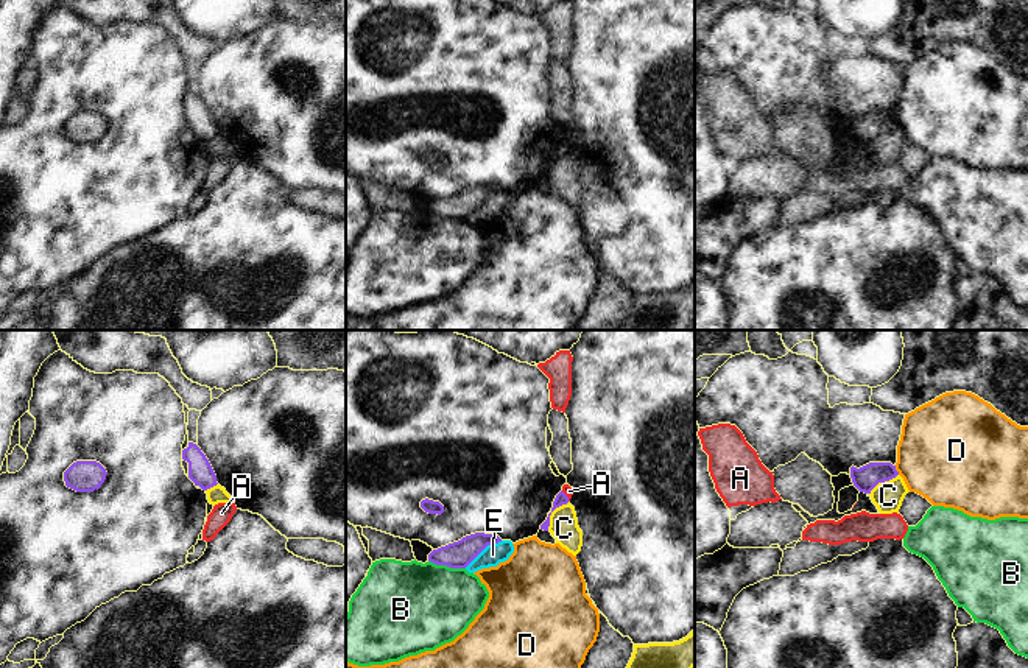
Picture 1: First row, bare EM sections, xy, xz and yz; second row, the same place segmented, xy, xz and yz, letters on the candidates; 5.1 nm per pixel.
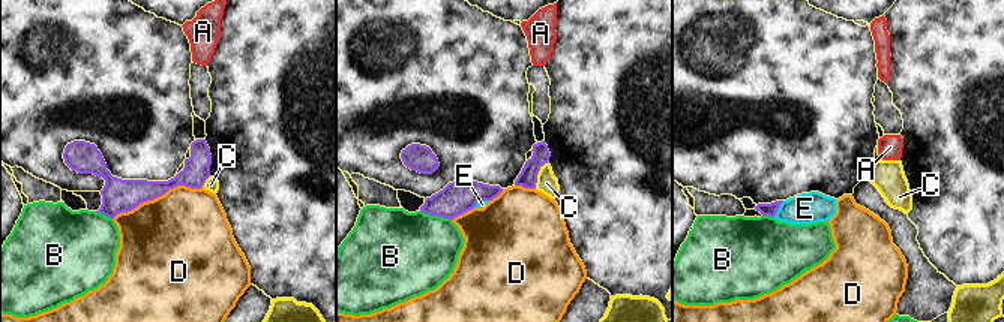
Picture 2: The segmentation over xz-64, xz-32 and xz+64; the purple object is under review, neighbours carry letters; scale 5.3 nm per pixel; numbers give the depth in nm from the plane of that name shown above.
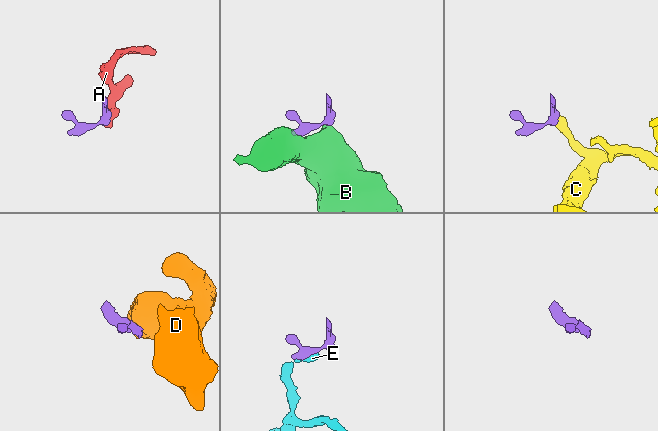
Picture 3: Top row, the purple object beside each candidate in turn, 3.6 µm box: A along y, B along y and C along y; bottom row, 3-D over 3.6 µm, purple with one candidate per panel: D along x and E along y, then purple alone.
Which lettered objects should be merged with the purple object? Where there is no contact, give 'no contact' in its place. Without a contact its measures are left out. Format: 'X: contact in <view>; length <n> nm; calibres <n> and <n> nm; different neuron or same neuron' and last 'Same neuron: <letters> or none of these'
A: contact in xz; length 70 nm; calibres 70 and 50 nm; different neuron
B: contact in xz; length 200 nm; calibres 140 and 440 nm; different neuron
C: contact in xz; length 190 nm; calibres 70 and 150 nm; different neuron
D: contact in yz; length 50 nm; calibres 130 and 460 nm; different neuron
E: contact in xz; length 240 nm; calibres 140 and 110 nm; different neuron
Same neuron: none of these

